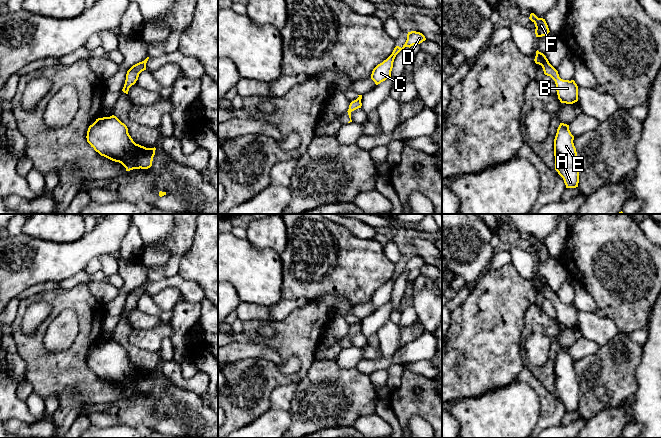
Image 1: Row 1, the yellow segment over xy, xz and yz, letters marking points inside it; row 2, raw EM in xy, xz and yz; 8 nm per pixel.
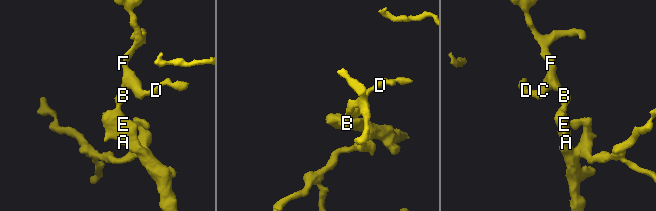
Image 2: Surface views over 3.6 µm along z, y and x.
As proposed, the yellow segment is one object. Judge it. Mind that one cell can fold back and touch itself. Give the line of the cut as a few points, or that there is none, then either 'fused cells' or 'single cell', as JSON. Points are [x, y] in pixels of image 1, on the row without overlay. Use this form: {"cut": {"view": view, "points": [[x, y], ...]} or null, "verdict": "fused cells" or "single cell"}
{"cut": null, "verdict": "single cell"}

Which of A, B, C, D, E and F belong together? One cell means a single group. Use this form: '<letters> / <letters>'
A B C D E F

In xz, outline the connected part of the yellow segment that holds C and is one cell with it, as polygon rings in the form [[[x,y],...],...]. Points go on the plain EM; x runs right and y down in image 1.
[[[416,255],[408,256],[407,264],[403,271],[396,270],[392,276],[392,278],[384,284],[382,287],[378,288],[372,295],[371,303],[375,306],[376,309],[380,308],[381,306],[385,305],[386,303],[391,301],[391,295],[393,292],[393,286],[396,279],[405,271],[411,271],[416,268],[420,268],[425,265],[425,260]]]

